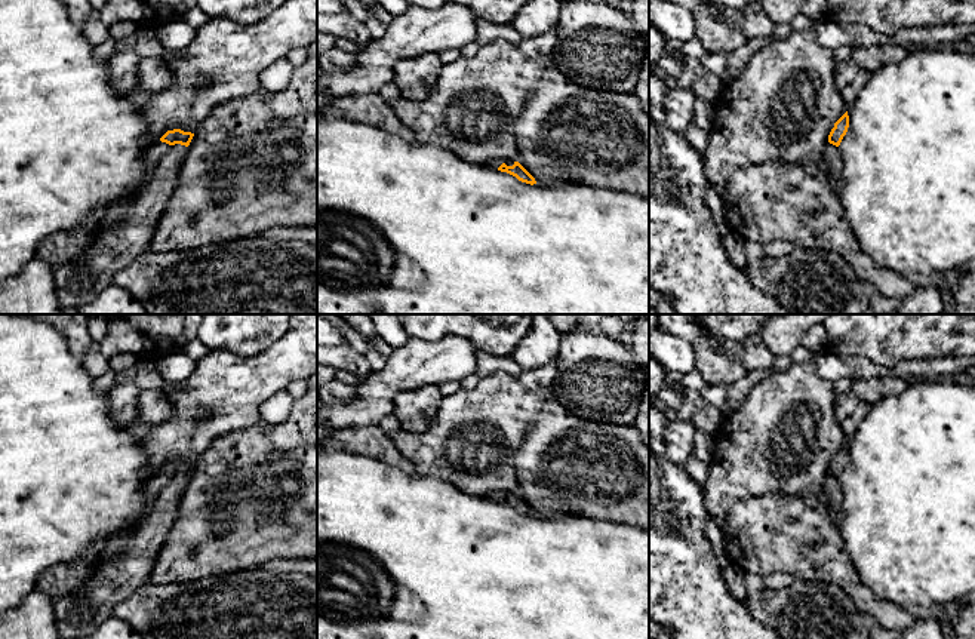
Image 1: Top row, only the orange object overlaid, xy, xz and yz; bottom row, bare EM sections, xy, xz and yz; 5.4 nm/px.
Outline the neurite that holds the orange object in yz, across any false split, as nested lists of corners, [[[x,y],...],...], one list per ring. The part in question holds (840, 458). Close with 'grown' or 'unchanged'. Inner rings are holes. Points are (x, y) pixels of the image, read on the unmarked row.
[[[848,443],[834,455],[828,467],[828,476],[824,482],[824,495],[827,501],[827,507],[833,520],[839,522],[840,519],[840,504],[842,504],[842,486],[839,477],[846,467],[849,460],[849,448]]]; grown

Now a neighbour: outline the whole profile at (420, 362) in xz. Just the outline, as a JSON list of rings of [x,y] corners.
[[[456,335],[440,340],[409,338],[387,357],[381,371],[356,385],[351,402],[317,409],[317,452],[323,440],[341,428],[379,424],[394,412],[397,393],[450,380],[462,381],[474,374],[477,350],[471,341]]]

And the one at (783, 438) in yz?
[[[815,360],[794,363],[757,383],[744,402],[725,415],[714,436],[714,452],[702,501],[710,516],[725,525],[732,506],[771,492],[818,495],[834,455],[848,443],[834,415],[834,383],[824,380]]]

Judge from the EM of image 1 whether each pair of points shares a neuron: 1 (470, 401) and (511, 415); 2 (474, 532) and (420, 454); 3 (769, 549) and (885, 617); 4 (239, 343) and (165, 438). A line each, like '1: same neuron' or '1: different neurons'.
1: same neuron
2: different neurons
3: same neuron
4: different neurons

